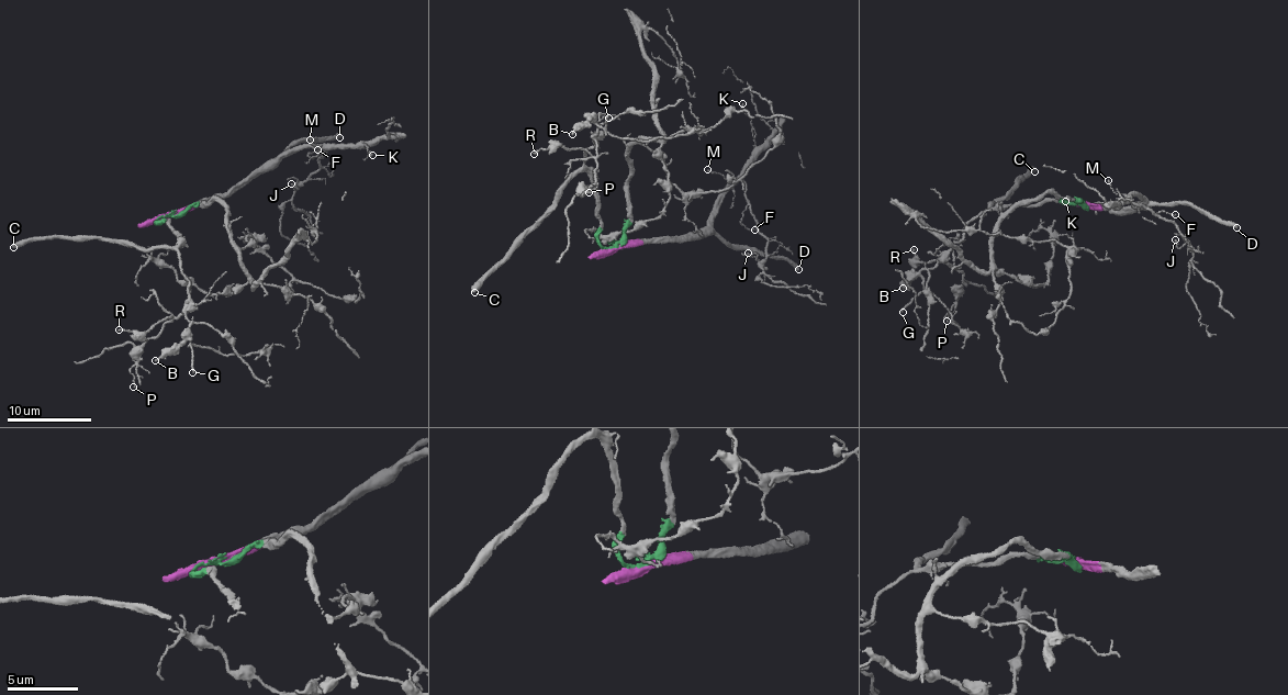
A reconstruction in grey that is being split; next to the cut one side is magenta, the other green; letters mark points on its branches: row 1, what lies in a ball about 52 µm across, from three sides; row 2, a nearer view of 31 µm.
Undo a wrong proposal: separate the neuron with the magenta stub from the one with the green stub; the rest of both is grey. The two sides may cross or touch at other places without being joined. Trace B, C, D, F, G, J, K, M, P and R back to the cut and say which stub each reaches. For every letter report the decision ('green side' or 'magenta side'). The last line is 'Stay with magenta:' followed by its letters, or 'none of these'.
B: green side
C: green side
D: magenta side
F: magenta side
G: green side
J: magenta side
K: magenta side
M: magenta side
P: green side
R: green side
Stay with magenta: D, F, J, K, M

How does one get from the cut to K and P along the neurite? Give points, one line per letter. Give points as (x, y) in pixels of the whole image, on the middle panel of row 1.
K: (614, 246), (681, 240), (708, 227), (719, 202), (751, 157), (754, 146), (752, 124), (743, 102)
P: (614, 246), (598, 243), (595, 175), (584, 164), (596, 139), (597, 165), (589, 193)

